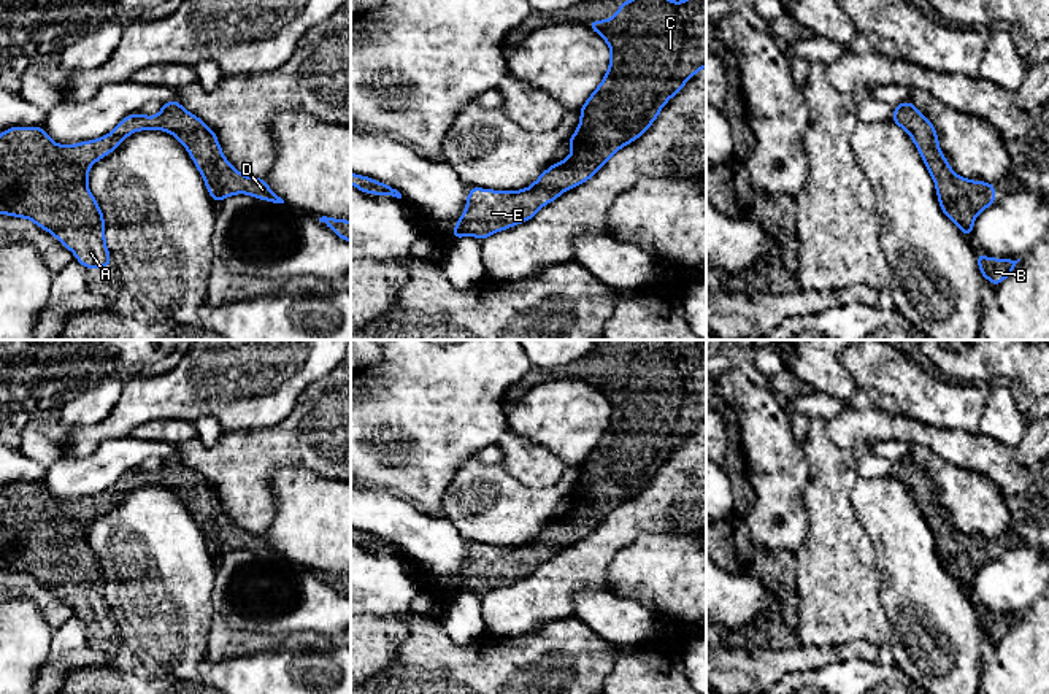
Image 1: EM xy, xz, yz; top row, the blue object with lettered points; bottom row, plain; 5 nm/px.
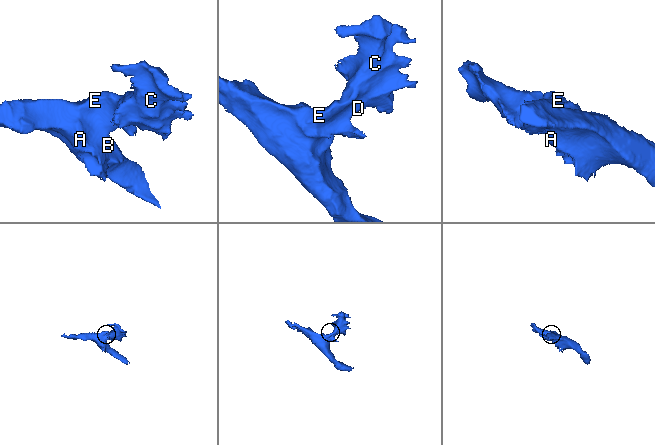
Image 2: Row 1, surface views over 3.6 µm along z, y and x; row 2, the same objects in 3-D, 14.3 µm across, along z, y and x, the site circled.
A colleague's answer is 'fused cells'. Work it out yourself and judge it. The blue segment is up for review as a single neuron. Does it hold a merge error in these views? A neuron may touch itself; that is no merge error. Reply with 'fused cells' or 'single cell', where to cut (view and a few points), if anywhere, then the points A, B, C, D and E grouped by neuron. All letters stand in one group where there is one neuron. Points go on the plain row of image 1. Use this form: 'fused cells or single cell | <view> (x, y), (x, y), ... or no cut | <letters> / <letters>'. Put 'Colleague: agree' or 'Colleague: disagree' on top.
Colleague: disagree
single cell | no cut | A B C D E

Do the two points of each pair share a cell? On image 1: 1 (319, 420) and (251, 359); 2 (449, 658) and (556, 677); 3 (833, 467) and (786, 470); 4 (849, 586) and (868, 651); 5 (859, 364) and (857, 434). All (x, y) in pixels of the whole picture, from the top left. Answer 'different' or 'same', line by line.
1: different
2: same
3: different
4: different
5: different

